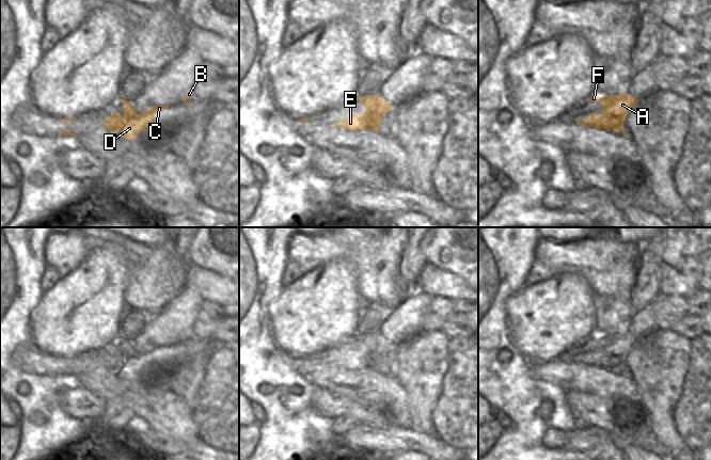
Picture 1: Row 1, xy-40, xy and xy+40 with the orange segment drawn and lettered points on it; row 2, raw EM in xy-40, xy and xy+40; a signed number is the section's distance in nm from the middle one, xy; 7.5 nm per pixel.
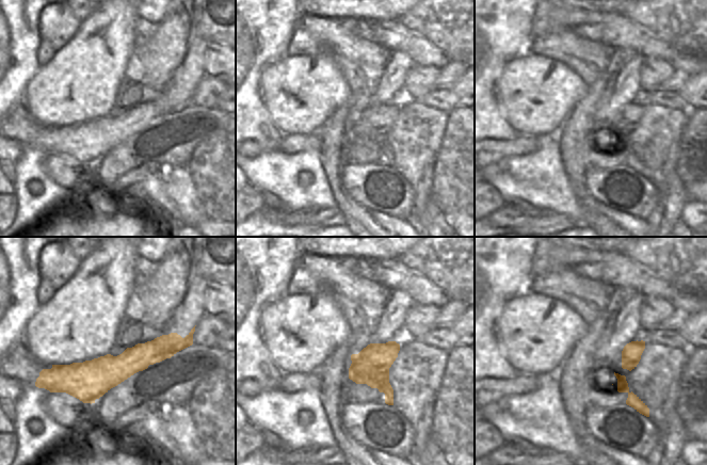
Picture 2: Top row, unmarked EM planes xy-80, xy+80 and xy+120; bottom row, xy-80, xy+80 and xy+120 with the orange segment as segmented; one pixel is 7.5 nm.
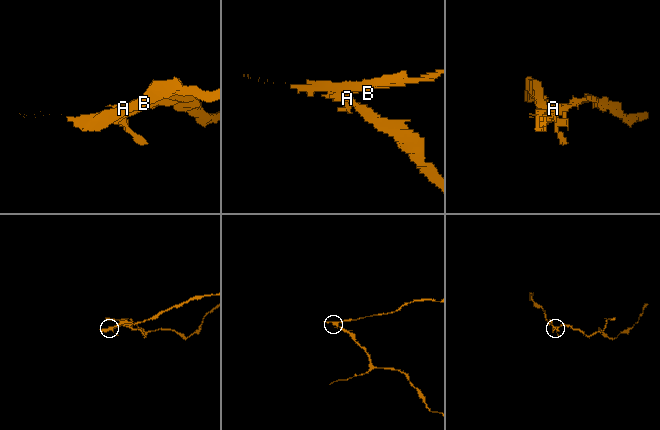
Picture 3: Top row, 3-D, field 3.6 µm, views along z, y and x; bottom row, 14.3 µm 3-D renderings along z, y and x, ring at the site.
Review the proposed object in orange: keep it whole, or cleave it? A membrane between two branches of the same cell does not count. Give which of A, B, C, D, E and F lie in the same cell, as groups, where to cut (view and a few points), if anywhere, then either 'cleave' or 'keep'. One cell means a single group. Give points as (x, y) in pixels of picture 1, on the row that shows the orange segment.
A F / B C D E; cut in xy-40 along (137, 114), (128, 119), (123, 116); cleave

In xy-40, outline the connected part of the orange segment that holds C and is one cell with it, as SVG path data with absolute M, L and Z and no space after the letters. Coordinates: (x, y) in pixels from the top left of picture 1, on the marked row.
M153 106L142 114L137 114L129 120L126 120L124 114L114 112L110 116L105 117L104 129L116 131L123 138L135 141L138 133L143 131L146 127L158 123L152 115L169 107L170 106Z

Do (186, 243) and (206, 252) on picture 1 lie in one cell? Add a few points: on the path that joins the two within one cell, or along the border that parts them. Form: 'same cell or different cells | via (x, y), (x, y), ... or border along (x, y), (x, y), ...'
different cells | border along (194, 238), (190, 250), (191, 263)

